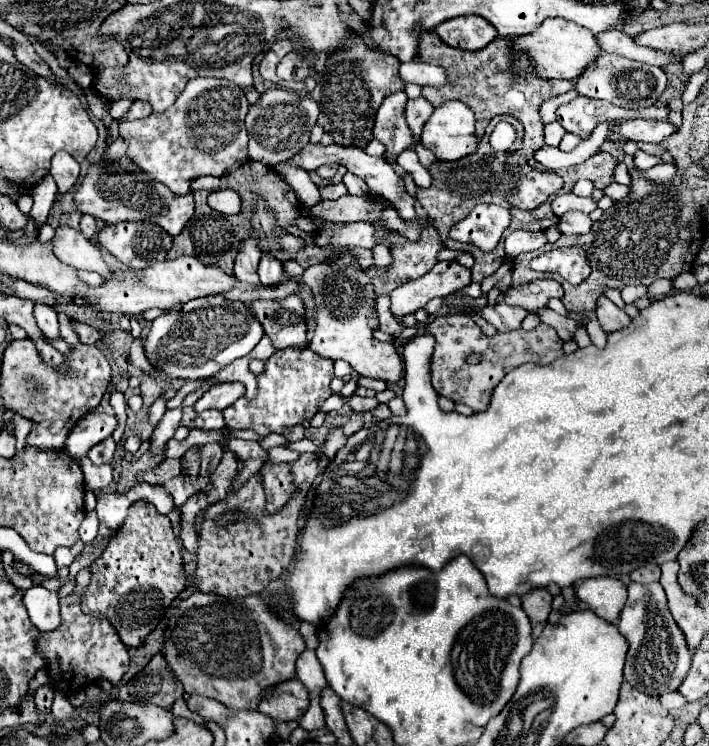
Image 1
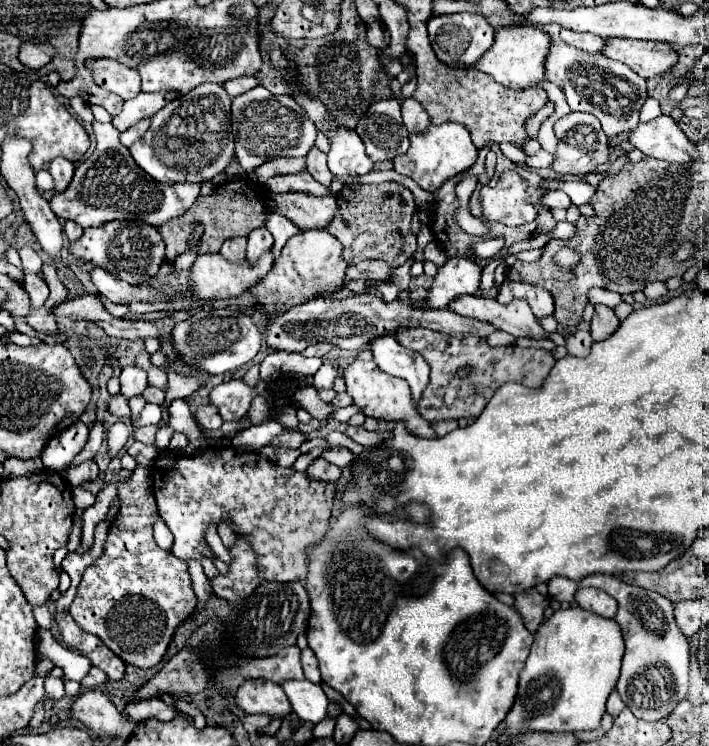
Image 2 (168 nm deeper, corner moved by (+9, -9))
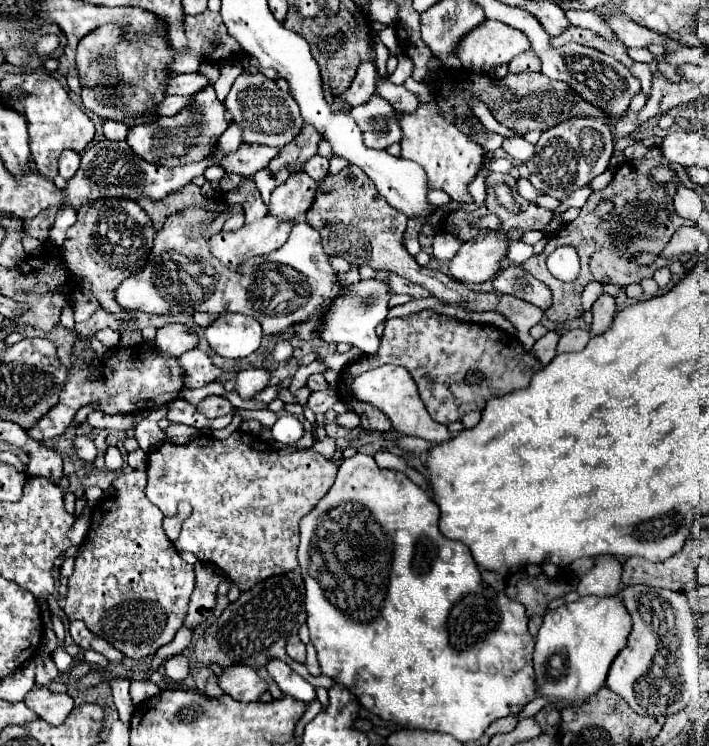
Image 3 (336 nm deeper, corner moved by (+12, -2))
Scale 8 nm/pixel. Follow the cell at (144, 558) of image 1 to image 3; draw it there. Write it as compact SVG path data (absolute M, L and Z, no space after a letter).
M146 471L122 473L114 485L118 489L116 495L104 497L92 507L88 535L74 553L74 573L68 579L68 593L58 599L58 605L68 621L84 621L92 633L112 643L126 657L144 659L170 643L182 627L194 591L194 567L178 555L162 529L162 511L144 495Z

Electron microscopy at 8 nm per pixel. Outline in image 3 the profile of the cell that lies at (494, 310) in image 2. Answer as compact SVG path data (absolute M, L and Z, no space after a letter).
M348 165L342 171L338 171L336 175L328 173L324 179L320 179L314 203L306 213L306 223L312 225L320 233L322 247L328 255L342 257L354 265L370 265L376 271L378 269L392 271L400 277L406 277L412 283L422 285L436 299L440 299L444 303L462 303L468 309L494 311L494 307L498 303L496 293L470 291L462 283L452 281L452 277L448 277L440 271L424 269L414 261L414 257L402 245L406 221L408 221L408 217L404 213L392 209L384 201L384 197L380 197L372 179L356 165Z

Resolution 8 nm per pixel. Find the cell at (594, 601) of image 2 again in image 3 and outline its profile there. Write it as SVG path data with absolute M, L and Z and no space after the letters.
M596 557L592 569L580 579L578 595L614 595L620 589L622 565L614 557Z

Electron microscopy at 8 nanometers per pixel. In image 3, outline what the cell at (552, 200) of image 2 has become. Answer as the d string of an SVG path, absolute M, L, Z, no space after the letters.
M520 177L518 181L516 181L516 189L518 189L518 193L524 197L524 199L528 199L528 201L536 201L542 193L540 191L536 191L534 187L532 187L532 183L528 181L528 179L524 179L524 177Z

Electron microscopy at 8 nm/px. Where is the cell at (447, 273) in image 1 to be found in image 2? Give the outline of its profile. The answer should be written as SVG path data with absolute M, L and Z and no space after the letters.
M449 258L427 288L427 296L415 302L417 308L447 308L451 300L475 294L481 280L481 266L471 258Z

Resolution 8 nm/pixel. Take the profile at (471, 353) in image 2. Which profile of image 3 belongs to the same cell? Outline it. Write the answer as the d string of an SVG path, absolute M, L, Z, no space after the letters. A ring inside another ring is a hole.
M430 309L406 317L388 319L376 355L362 355L360 359L352 361L342 371L338 383L338 395L346 403L346 407L360 417L360 427L366 431L380 431L380 433L393 430L390 420L380 409L374 409L374 405L356 401L356 397L352 397L350 383L352 377L358 377L368 369L382 365L400 365L408 369L408 373L414 377L420 389L420 397L424 397L428 413L432 415L434 421L444 425L460 421L470 411L482 411L486 403L494 397L502 397L516 389L524 389L534 377L534 373L542 367L534 355L524 351L516 335L506 333L494 325L466 323L444 317ZM470 375L478 383L472 385L472 379L468 383Z

